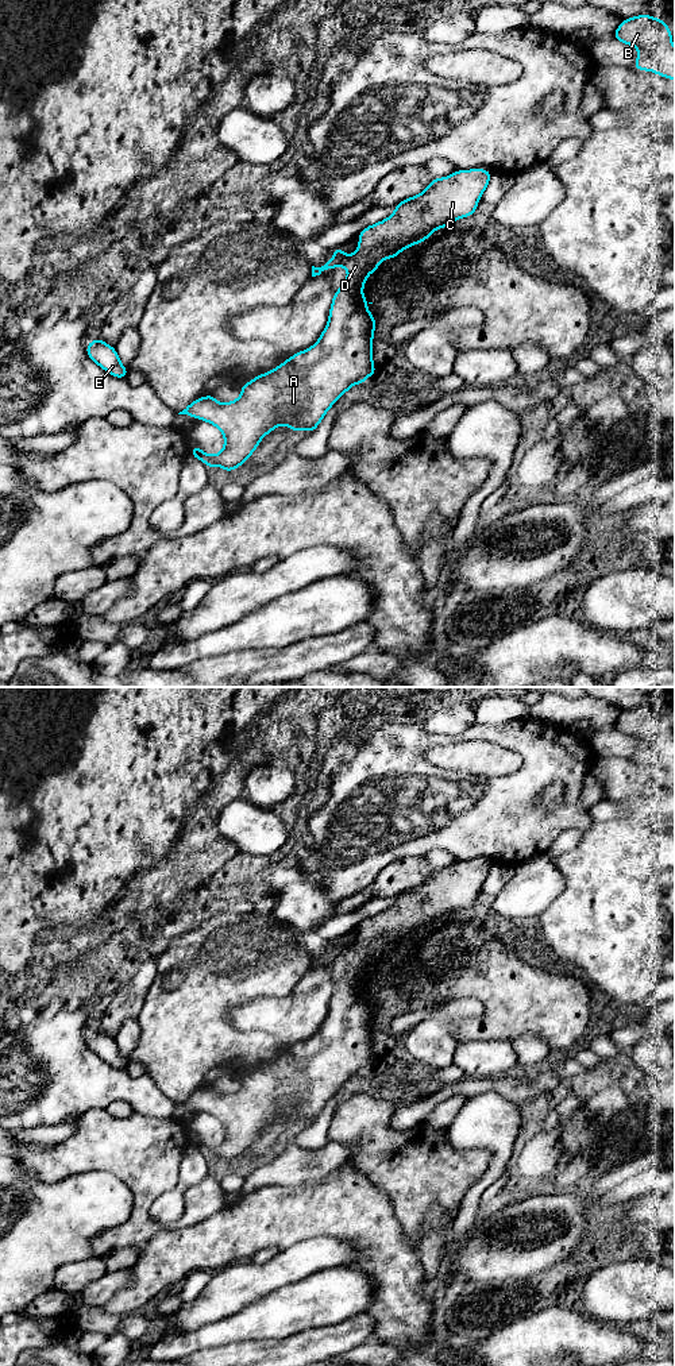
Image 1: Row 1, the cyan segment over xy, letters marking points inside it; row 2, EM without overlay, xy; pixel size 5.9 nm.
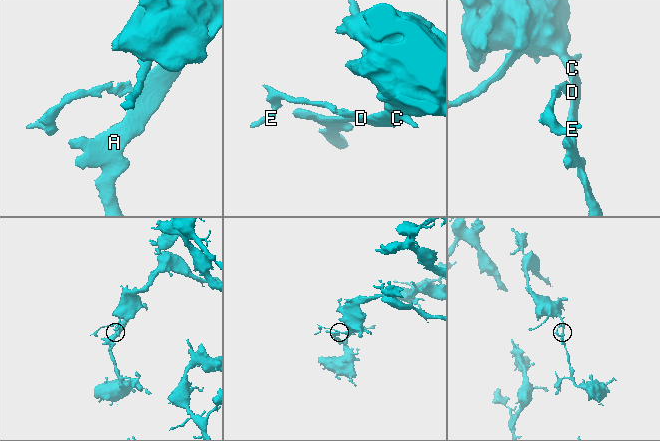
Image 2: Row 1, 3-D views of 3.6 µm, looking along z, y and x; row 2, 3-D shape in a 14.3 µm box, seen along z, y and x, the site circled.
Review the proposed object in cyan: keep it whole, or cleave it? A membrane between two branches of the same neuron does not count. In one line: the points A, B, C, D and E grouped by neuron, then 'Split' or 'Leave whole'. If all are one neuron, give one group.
Groups: A B C D E. Leave whole

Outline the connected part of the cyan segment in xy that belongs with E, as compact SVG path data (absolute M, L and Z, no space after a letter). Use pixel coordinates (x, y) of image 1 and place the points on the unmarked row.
M94 1030L88 1035L86 1045L93 1053L96 1053L101 1060L104 1060L113 1068L127 1068L128 1061L122 1057L116 1041L109 1035L101 1033L100 1030Z

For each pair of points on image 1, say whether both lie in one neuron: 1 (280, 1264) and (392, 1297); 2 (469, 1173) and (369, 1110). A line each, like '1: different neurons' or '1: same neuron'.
1: different neurons
2: same neuron

